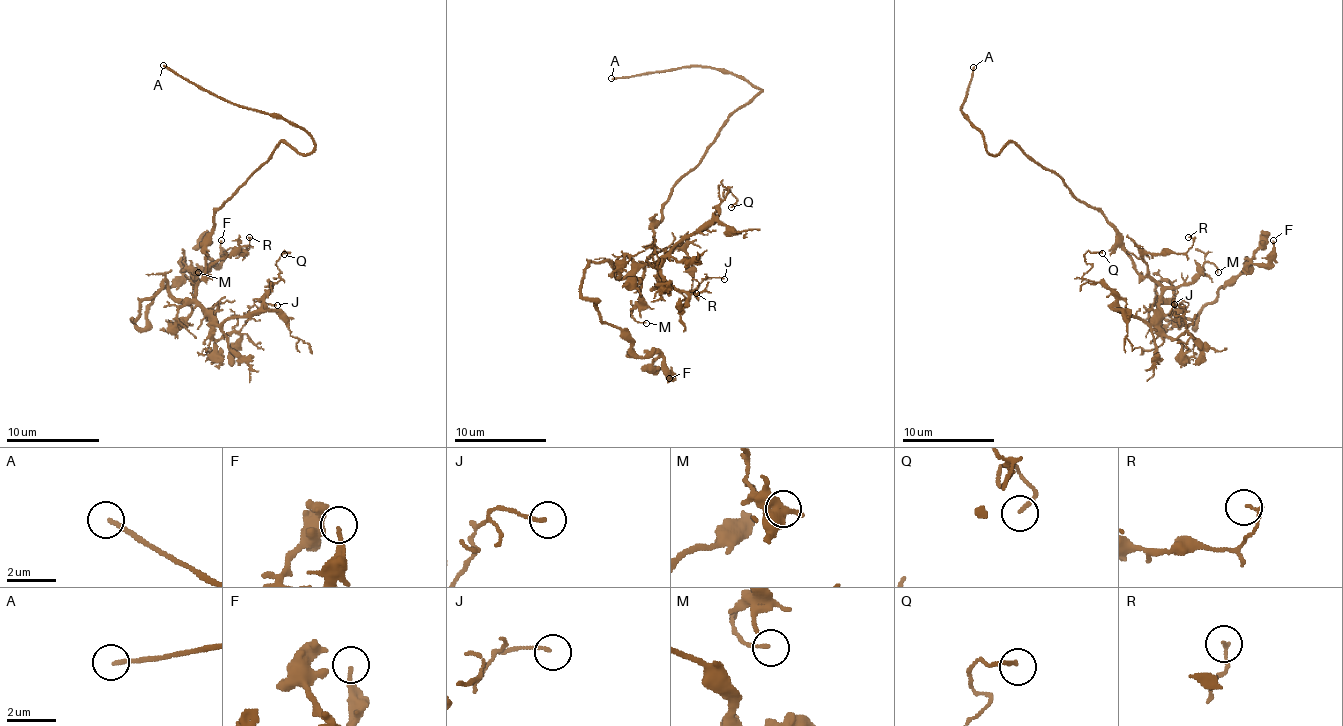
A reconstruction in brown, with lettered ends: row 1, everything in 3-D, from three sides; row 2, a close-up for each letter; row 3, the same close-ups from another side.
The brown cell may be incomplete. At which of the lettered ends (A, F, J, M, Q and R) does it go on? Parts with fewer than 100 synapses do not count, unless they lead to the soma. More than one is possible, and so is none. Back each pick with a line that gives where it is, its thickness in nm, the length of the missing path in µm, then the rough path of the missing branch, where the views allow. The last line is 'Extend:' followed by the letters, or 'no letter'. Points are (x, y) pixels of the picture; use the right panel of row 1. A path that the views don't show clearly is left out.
A: at (973, 67); 160 nm thick; about 9 µm are missing; missing branch runs (973, 67), (975, 46), (982, 27)
Extend: A

